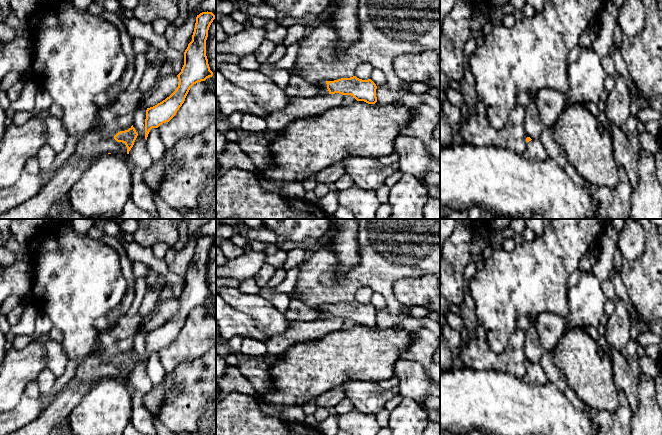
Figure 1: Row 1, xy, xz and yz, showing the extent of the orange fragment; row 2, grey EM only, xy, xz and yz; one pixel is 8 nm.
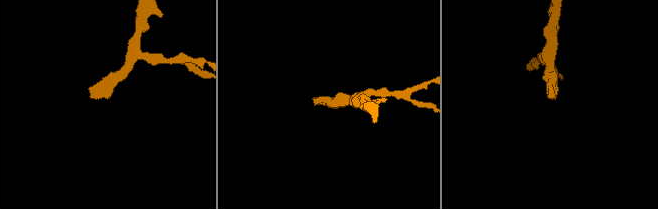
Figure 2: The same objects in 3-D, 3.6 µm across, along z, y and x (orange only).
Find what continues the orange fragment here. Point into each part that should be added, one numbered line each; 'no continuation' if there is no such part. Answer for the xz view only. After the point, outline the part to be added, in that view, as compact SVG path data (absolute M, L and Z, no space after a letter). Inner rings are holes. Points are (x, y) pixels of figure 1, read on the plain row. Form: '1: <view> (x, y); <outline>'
1: xz (324, 315); M323 305L323 306L319 307L319 309L321 311L321 317L320 317L320 319L327 319L327 318L329 318L329 315L327 313L326 305Z

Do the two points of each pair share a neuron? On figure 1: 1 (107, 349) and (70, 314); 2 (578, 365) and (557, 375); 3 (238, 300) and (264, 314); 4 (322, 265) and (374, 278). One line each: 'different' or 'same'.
1: different
2: different
3: same
4: same

